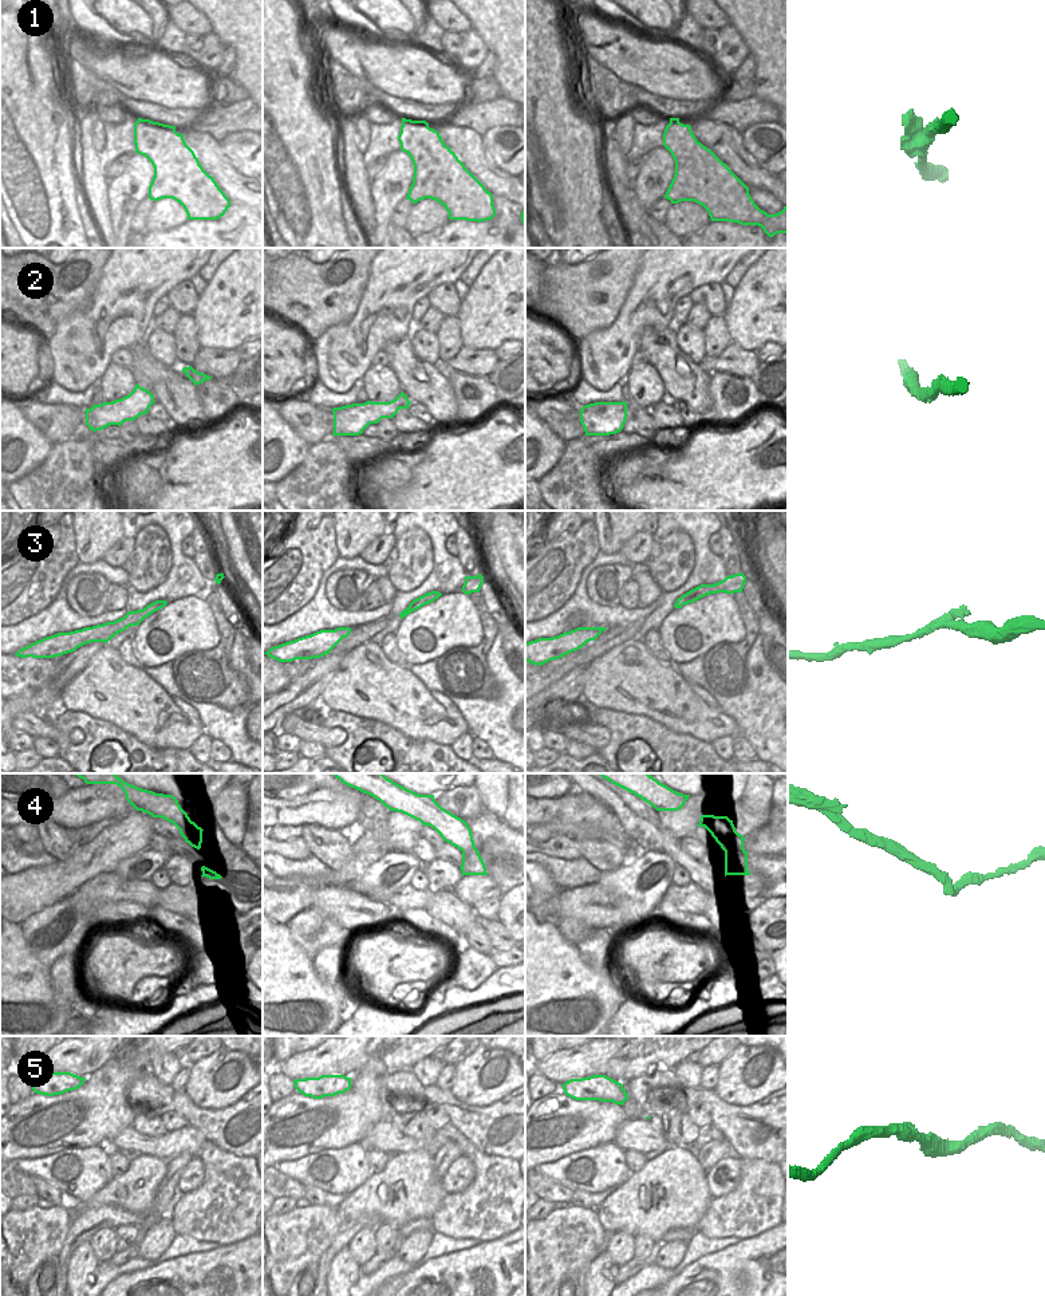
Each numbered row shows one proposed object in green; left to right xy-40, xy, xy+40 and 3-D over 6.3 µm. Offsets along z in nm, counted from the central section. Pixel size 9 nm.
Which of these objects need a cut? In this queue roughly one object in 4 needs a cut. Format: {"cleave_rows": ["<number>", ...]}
{"cleave_rows": ["1", "4"]}

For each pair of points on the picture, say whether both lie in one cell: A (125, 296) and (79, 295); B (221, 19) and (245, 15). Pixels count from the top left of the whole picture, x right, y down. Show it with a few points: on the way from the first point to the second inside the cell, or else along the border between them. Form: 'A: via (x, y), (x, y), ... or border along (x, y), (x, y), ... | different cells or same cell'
A: border along (105, 266), (93, 300), (83, 310), (70, 315) | different cells
B: via (227, 15), (240, 15) | same cell

